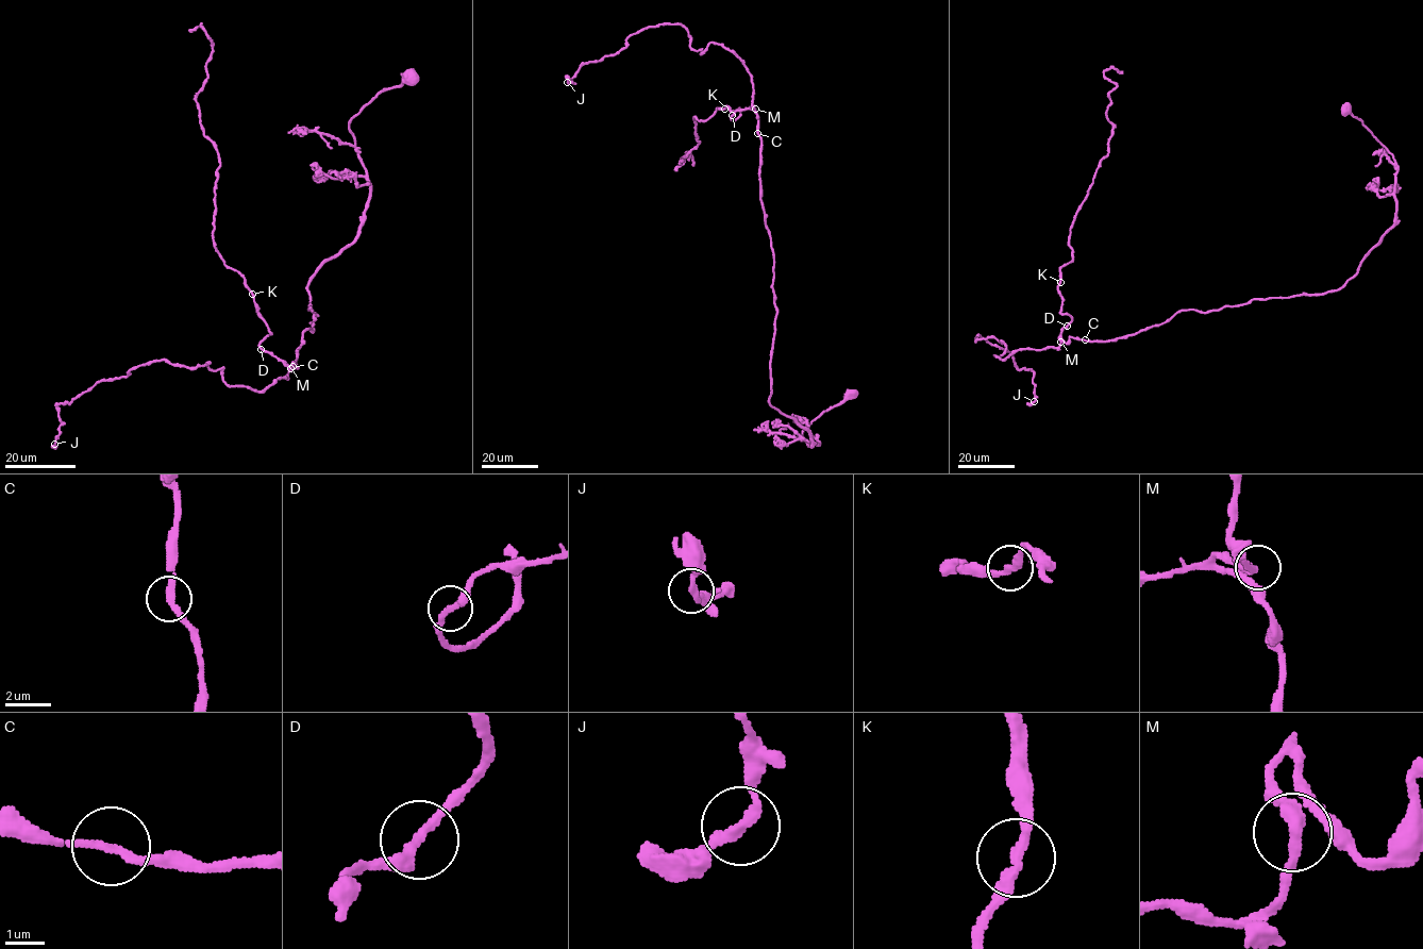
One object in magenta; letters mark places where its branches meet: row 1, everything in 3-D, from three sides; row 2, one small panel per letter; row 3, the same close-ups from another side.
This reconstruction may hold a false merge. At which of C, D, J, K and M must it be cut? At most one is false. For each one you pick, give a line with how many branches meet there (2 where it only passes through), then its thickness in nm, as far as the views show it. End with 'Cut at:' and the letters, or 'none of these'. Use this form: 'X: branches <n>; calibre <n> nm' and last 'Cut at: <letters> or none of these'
Cut at: none of these

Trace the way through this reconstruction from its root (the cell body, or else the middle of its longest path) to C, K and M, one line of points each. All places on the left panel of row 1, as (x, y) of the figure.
C: (412, 77), (350, 120), (368, 206), (355, 238), (307, 285), (317, 315), (293, 366)
K: (412, 77), (350, 120), (368, 206), (307, 285), (317, 315), (291, 371), (260, 346), (270, 333), (252, 293)
M: (412, 77), (350, 120), (368, 206), (355, 238), (307, 285), (317, 315), (290, 368)

